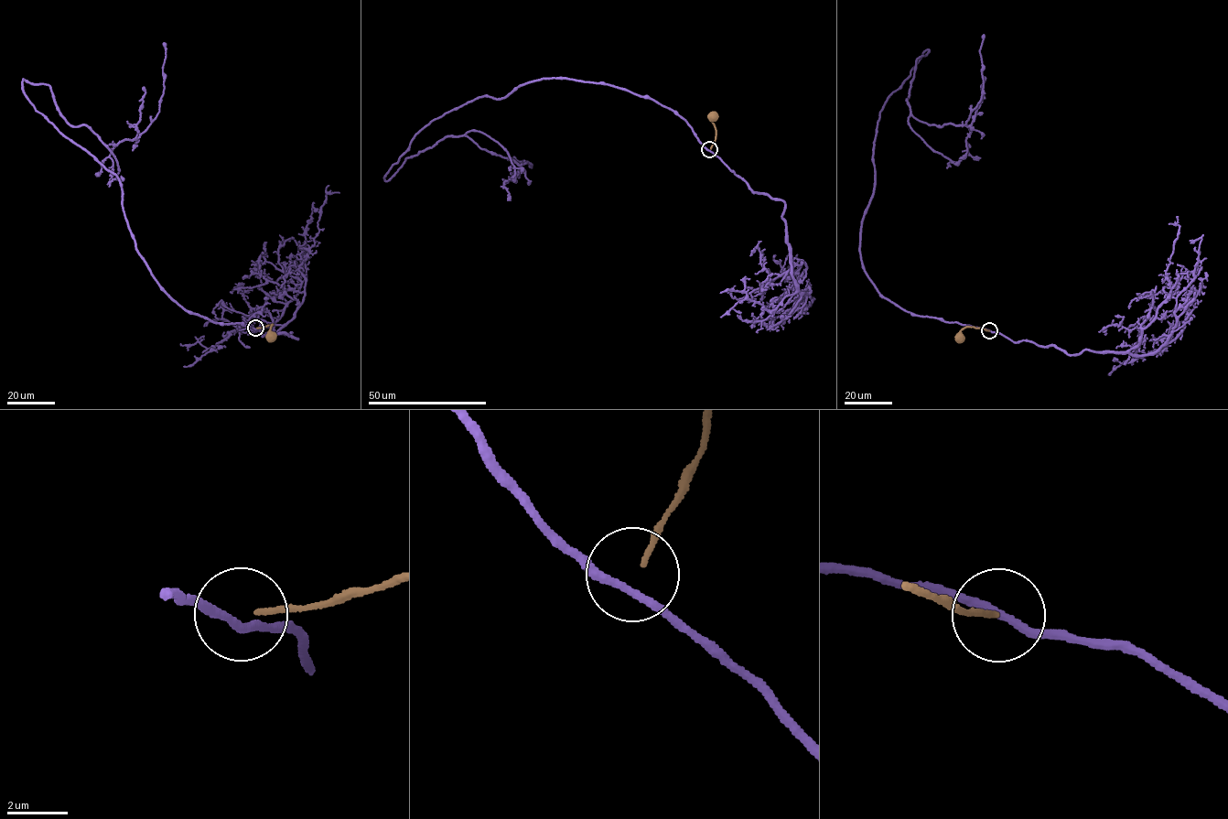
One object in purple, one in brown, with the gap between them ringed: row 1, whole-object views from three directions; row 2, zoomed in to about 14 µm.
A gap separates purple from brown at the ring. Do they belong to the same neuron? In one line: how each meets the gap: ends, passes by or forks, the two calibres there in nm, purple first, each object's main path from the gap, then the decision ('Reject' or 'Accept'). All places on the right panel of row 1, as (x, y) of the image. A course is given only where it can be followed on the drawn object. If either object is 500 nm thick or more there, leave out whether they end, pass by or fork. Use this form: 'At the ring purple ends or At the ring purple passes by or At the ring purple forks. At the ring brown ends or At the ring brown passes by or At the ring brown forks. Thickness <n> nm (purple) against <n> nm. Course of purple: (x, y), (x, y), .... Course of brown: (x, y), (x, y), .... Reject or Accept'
At the ring purple passes by. At the ring brown ends. Thickness 260 nm (purple) against 170 nm. Course of purple: (990, 330), (880, 296), (859, 252), (884, 103), (928, 49), (911, 115), (964, 125), (984, 35). Course of brown: (989, 330), (965, 327), (961, 330), (960, 338). Reject

